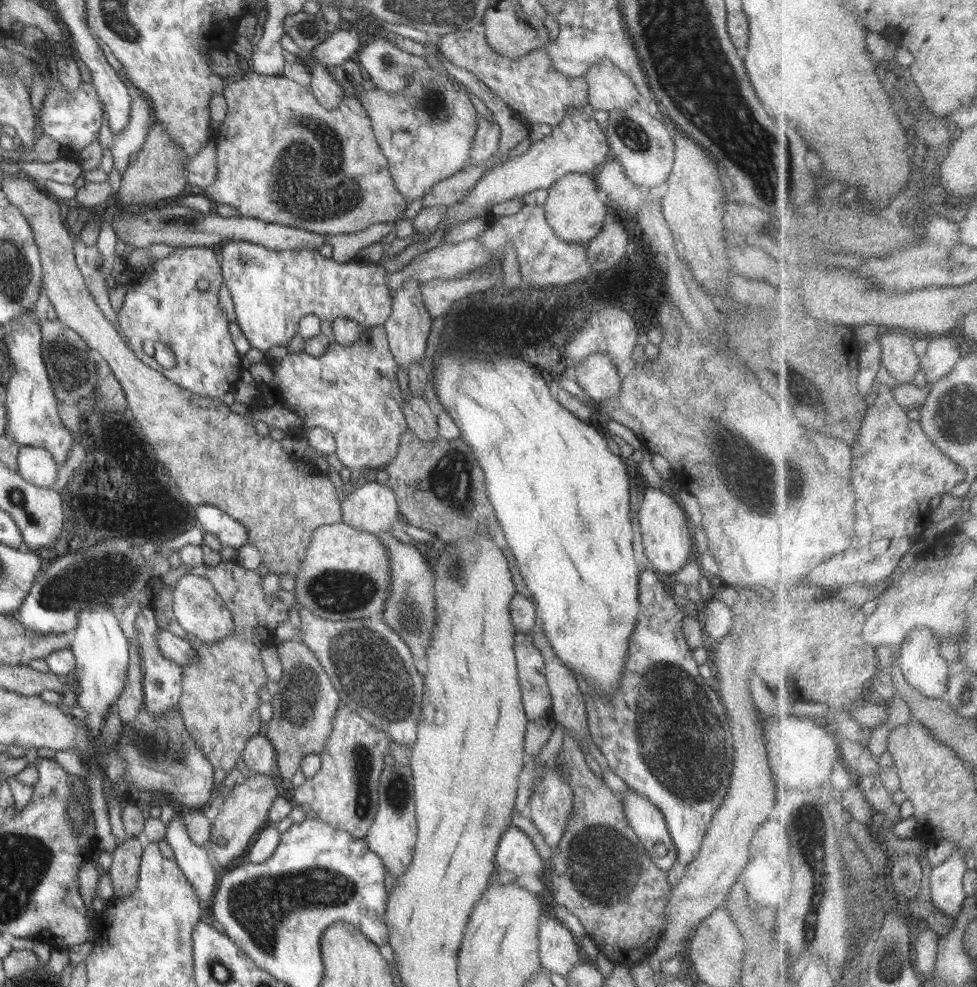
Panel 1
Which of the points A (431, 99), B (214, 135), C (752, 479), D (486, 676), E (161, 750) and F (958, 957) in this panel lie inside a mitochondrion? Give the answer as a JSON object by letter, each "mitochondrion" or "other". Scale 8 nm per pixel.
{"A":"mitochondrion","B":"other","C":"mitochondrion","D":"other","E":"mitochondrion","F":"other"}

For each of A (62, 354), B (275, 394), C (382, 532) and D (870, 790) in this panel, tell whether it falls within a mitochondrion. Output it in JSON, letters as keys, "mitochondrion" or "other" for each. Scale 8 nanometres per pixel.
{"A":"mitochondrion","B":"other","C":"other","D":"other"}

